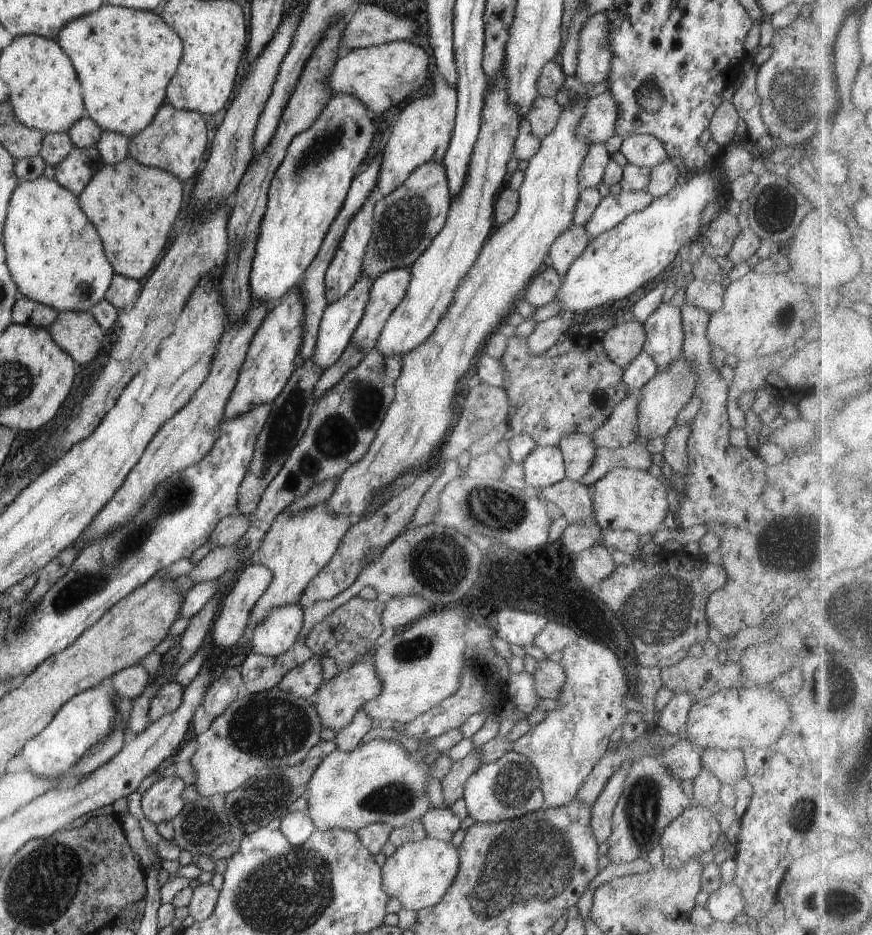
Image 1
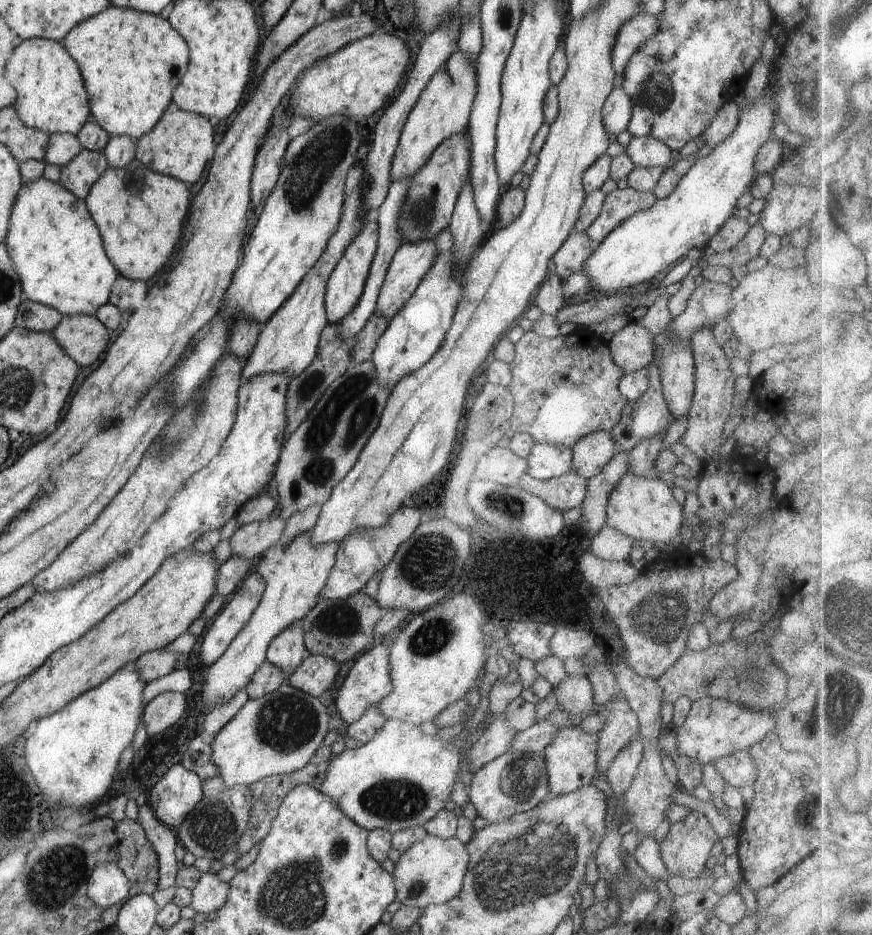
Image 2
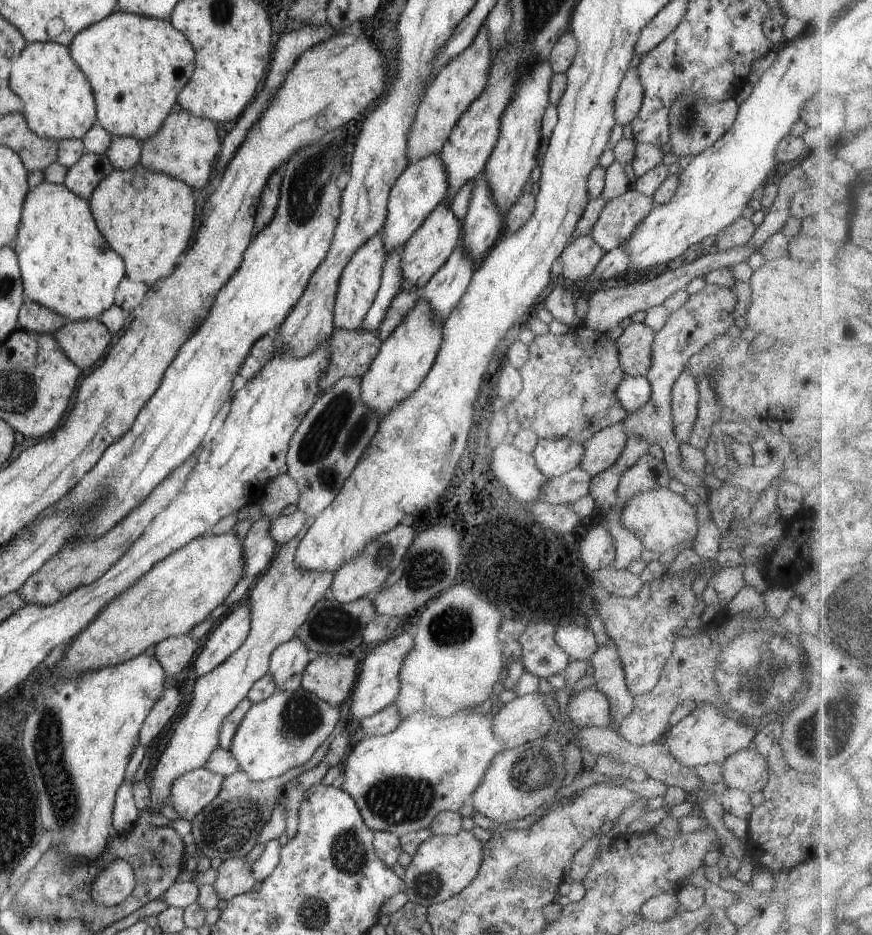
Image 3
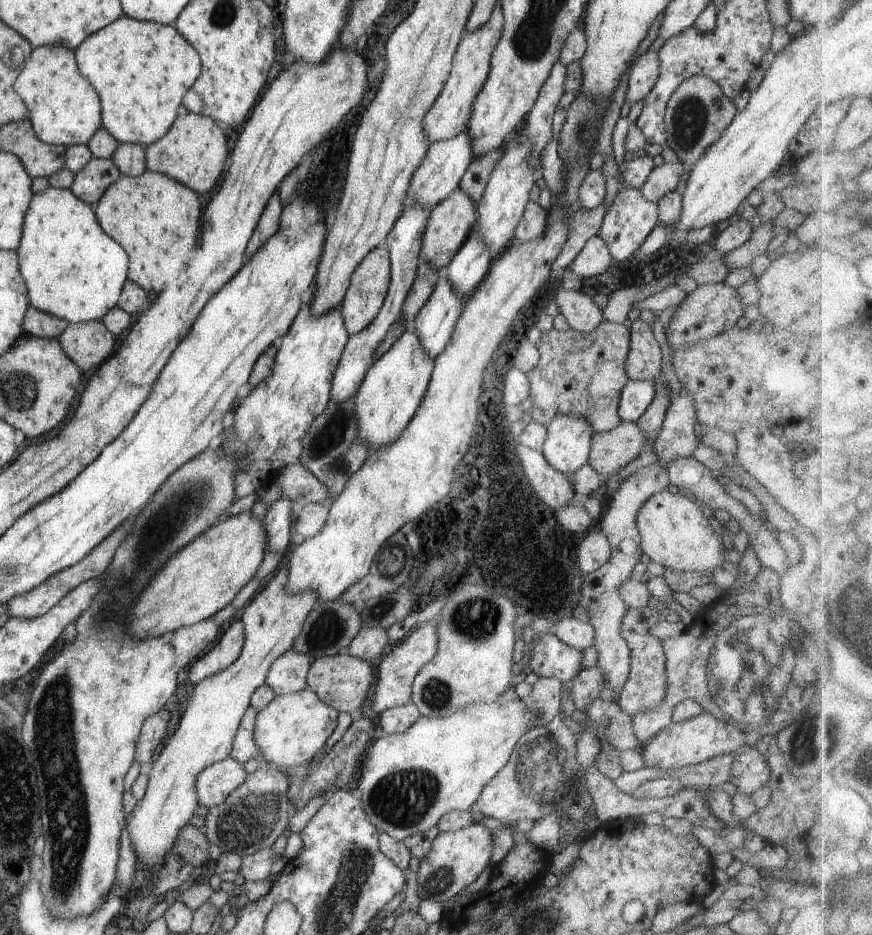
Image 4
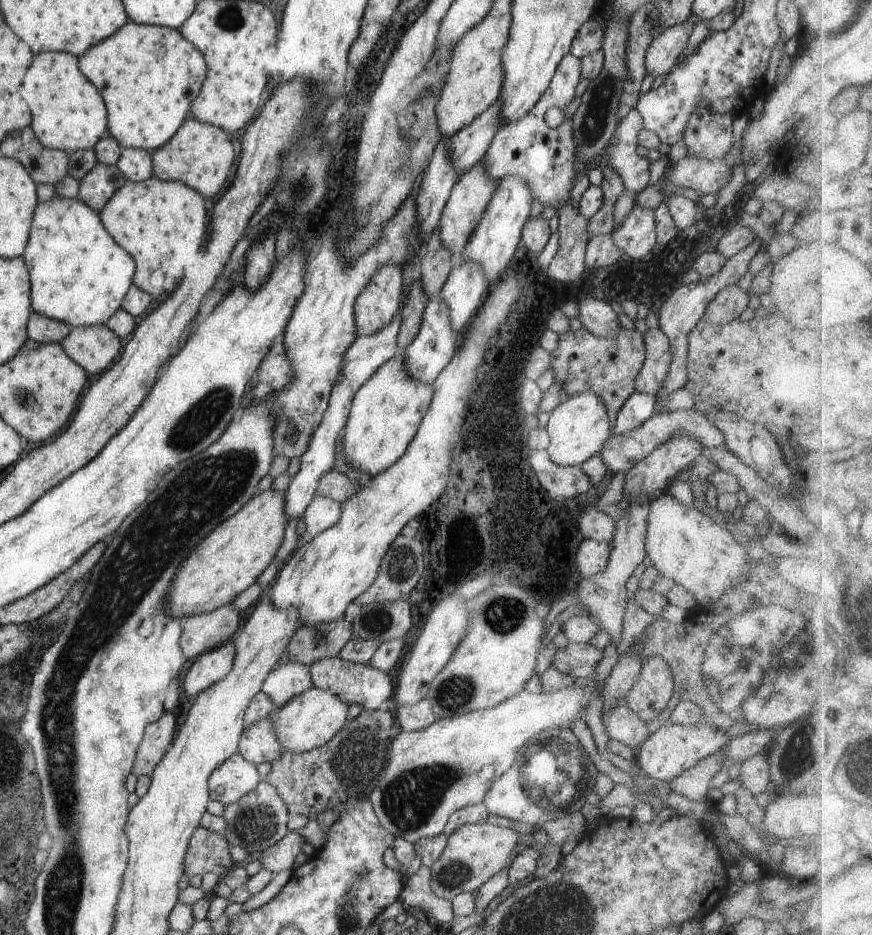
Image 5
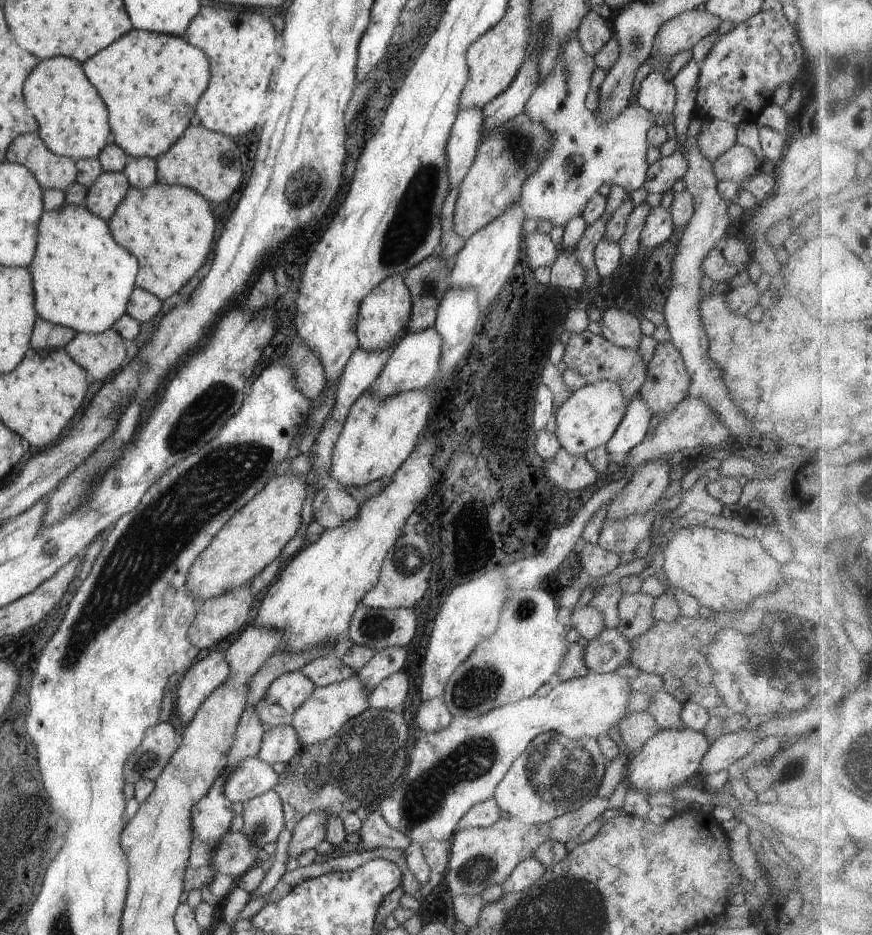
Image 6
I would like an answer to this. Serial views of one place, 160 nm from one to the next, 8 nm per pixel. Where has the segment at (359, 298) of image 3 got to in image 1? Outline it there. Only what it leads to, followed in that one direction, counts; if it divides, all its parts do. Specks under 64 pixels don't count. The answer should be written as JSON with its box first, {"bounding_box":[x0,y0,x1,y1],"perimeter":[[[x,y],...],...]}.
{"bounding_box":[325,194,379,304],"perimeter":[[[372,194],[366,202],[366,206],[362,206],[362,210],[351,219],[350,226],[347,227],[346,234],[342,236],[342,242],[339,243],[338,250],[331,259],[330,266],[325,273],[325,298],[329,304],[334,304],[344,298],[350,292],[350,289],[356,281],[363,275],[364,256],[372,238],[374,226],[374,208],[379,196]]]}

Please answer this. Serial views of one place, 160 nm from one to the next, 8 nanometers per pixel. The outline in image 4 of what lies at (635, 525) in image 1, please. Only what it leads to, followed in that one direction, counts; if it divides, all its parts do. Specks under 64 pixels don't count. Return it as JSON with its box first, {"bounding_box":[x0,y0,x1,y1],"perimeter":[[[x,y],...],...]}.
{"bounding_box":[636,488,725,573],"perimeter":[[[666,488],[653,494],[638,511],[636,526],[643,554],[666,569],[711,573],[725,561],[722,540],[712,530],[698,504],[683,493],[672,493]]]}

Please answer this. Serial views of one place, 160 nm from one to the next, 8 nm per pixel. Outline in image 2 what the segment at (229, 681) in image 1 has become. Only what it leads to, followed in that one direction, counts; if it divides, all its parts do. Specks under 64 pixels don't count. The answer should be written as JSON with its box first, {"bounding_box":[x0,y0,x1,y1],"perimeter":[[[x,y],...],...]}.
{"bounding_box":[199,688,249,744],"perimeter":[[[245,688],[240,689],[228,702],[212,707],[201,718],[199,728],[203,729],[203,740],[210,744],[215,734],[244,706],[249,699]]]}

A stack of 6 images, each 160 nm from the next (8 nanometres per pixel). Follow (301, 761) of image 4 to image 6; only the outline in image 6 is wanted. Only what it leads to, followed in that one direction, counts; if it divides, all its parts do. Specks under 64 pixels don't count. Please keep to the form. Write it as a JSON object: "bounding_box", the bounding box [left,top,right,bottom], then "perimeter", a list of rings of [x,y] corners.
{"bounding_box":[292,674,370,745],"perimeter":[[[353,674],[348,680],[336,682],[329,686],[316,687],[310,700],[306,700],[302,707],[299,707],[292,718],[292,728],[298,734],[298,740],[302,745],[314,745],[318,742],[325,742],[342,729],[350,718],[359,716],[370,707],[370,692],[366,692],[366,684],[358,674]]]}

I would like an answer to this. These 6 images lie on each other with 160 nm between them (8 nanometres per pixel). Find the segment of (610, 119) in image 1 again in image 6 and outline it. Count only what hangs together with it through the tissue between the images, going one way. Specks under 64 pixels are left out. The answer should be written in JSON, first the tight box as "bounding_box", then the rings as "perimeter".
{"bounding_box":[651,9,722,59],"perimeter":[[[693,9],[668,20],[656,34],[651,57],[674,59],[679,52],[691,50],[700,40],[719,28],[722,18],[706,10]]]}

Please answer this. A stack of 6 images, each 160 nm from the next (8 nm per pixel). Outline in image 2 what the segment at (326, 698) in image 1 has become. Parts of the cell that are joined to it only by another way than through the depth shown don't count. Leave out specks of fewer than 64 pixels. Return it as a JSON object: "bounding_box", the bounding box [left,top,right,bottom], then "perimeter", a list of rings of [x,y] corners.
{"bounding_box":[334,642,393,724],"perimeter":[[[382,642],[375,648],[370,648],[367,652],[363,652],[362,656],[357,657],[348,675],[335,691],[334,704],[344,724],[352,724],[364,714],[368,706],[377,705],[385,696],[392,692],[393,684],[389,671],[390,645],[389,642]]]}

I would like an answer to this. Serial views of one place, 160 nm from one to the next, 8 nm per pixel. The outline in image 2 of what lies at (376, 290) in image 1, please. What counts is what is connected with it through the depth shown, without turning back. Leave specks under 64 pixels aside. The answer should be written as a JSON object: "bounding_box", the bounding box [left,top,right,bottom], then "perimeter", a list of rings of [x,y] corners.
{"bounding_box":[375,239,437,320],"perimeter":[[[426,239],[419,243],[402,245],[392,257],[380,294],[376,303],[375,315],[390,320],[406,301],[414,294],[414,289],[433,267],[437,257],[437,247],[434,239]]]}

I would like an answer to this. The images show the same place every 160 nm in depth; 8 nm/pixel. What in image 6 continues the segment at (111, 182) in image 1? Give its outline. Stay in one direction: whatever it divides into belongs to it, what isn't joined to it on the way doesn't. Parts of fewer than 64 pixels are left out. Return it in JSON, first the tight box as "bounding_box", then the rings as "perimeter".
{"bounding_box":[107,183,216,301],"perimeter":[[[161,183],[144,189],[131,187],[107,225],[116,243],[140,262],[135,286],[162,301],[176,294],[206,264],[216,230],[212,204],[194,190]]]}

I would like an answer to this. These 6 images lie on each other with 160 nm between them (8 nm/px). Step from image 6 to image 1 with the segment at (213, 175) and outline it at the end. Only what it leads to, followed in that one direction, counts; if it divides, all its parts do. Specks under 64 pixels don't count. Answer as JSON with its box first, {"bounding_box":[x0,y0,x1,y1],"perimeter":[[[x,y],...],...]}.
{"bounding_box":[129,104,209,182],"perimeter":[[[163,104],[154,119],[144,130],[129,138],[129,157],[146,167],[157,168],[186,182],[197,176],[209,155],[209,118],[194,111],[176,110],[170,104]]]}

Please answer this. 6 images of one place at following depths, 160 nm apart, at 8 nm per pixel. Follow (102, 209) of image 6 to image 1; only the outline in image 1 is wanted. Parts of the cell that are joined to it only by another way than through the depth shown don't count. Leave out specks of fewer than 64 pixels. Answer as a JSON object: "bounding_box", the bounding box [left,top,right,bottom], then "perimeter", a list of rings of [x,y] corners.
{"bounding_box":[55,147,104,196],"perimeter":[[[74,147],[66,158],[55,166],[55,179],[78,196],[87,182],[104,166],[98,149],[94,147]]]}

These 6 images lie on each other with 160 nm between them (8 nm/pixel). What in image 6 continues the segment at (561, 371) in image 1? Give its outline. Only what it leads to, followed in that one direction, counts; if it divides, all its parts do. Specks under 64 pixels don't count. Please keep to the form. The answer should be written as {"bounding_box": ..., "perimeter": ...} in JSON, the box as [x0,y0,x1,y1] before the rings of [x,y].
{"bounding_box":[562,330,647,400],"perimeter":[[[588,330],[570,336],[570,342],[566,342],[566,353],[562,360],[568,369],[576,370],[578,374],[581,374],[588,384],[606,380],[618,382],[618,386],[622,386],[624,396],[631,400],[638,396],[646,382],[647,366],[639,350],[616,347],[604,336],[593,334]]]}

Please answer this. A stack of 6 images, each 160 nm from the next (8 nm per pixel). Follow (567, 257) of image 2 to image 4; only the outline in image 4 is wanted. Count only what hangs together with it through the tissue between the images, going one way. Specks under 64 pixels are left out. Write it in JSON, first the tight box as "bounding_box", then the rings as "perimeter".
{"bounding_box":[569,235,615,279],"perimeter":[[[595,235],[588,239],[569,268],[576,276],[587,279],[603,274],[614,262],[615,259],[610,255],[606,242]]]}

